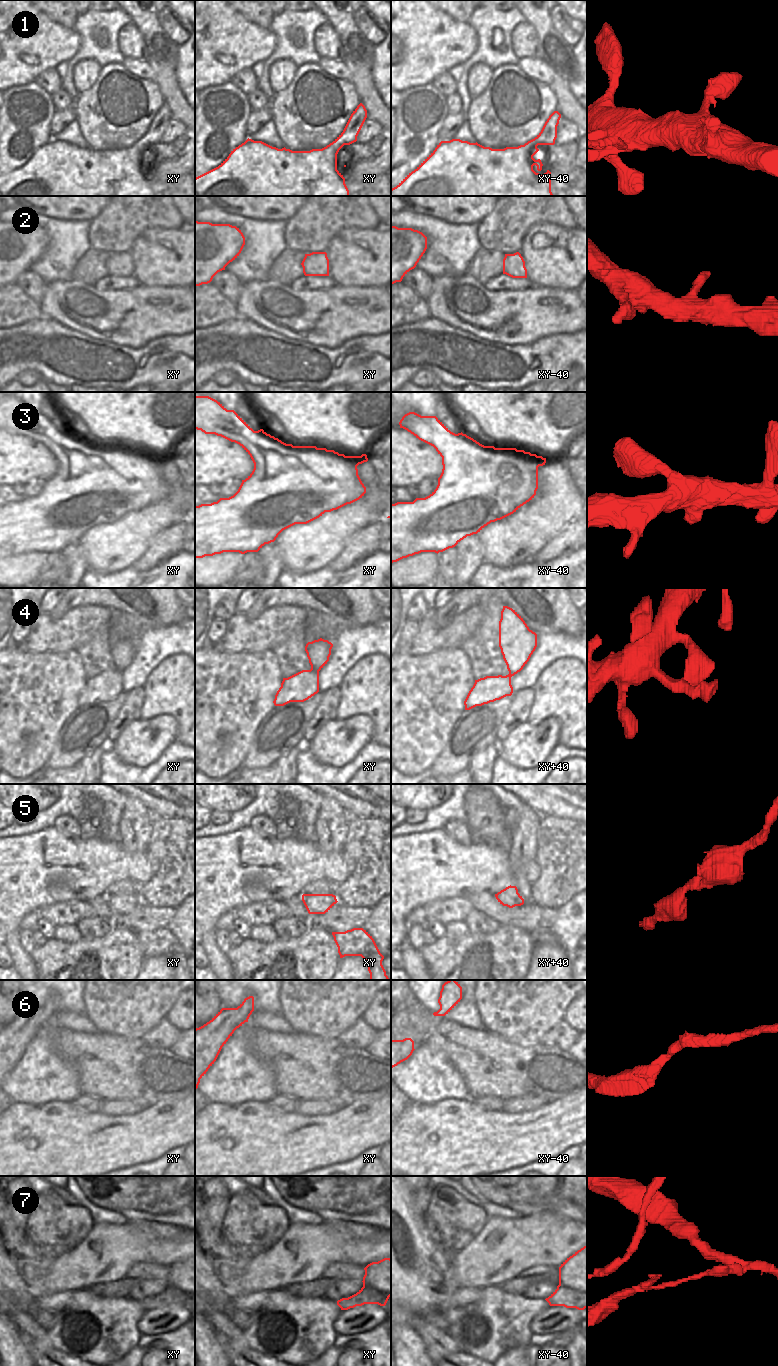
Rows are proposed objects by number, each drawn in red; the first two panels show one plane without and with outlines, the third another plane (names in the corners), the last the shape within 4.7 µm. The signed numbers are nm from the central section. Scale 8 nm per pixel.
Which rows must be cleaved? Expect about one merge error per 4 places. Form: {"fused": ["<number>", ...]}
{"fused": ["7"]}

